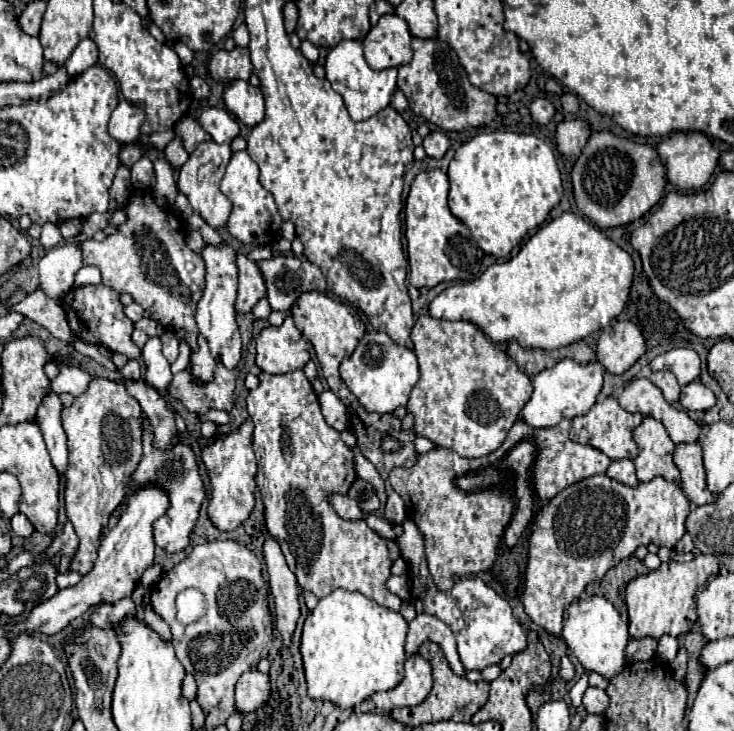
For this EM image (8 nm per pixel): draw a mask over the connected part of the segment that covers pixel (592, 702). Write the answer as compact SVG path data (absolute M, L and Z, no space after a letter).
M589 686L582 698L582 705L588 714L604 714L609 698L602 689Z

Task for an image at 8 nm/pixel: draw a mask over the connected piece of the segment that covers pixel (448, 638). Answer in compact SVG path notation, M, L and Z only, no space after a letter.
M419 614L408 624L406 654L408 654L408 656L416 654L416 650L420 648L420 644L426 642L426 640L432 640L432 642L440 644L442 650L444 650L444 654L446 654L446 658L448 658L450 668L452 668L458 676L464 676L464 666L462 666L462 662L460 662L460 658L458 658L456 640L454 640L452 630L450 630L442 620L438 620L436 616Z

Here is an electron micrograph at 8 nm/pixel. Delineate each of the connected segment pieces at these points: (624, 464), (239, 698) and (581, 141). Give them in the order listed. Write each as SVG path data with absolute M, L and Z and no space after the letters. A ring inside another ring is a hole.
M628 458L612 462L606 474L608 474L610 478L626 484L626 486L636 486L636 484L638 484L638 478L636 478L636 472L634 472L634 462L628 460Z
M246 672L240 676L236 684L236 710L242 714L256 712L270 700L272 686L268 674L262 672Z
M582 120L560 122L558 128L556 128L558 150L560 150L566 158L576 160L590 134L592 134L592 132L590 132L590 126L588 126L586 122L582 122Z

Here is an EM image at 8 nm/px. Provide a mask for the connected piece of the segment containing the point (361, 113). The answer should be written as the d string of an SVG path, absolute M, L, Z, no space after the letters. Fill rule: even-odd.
M342 40L336 46L332 46L328 50L324 68L326 68L326 80L344 98L344 104L354 122L368 120L370 116L374 116L392 102L392 94L396 90L396 68L380 72L372 70L364 60L364 50L360 40Z

